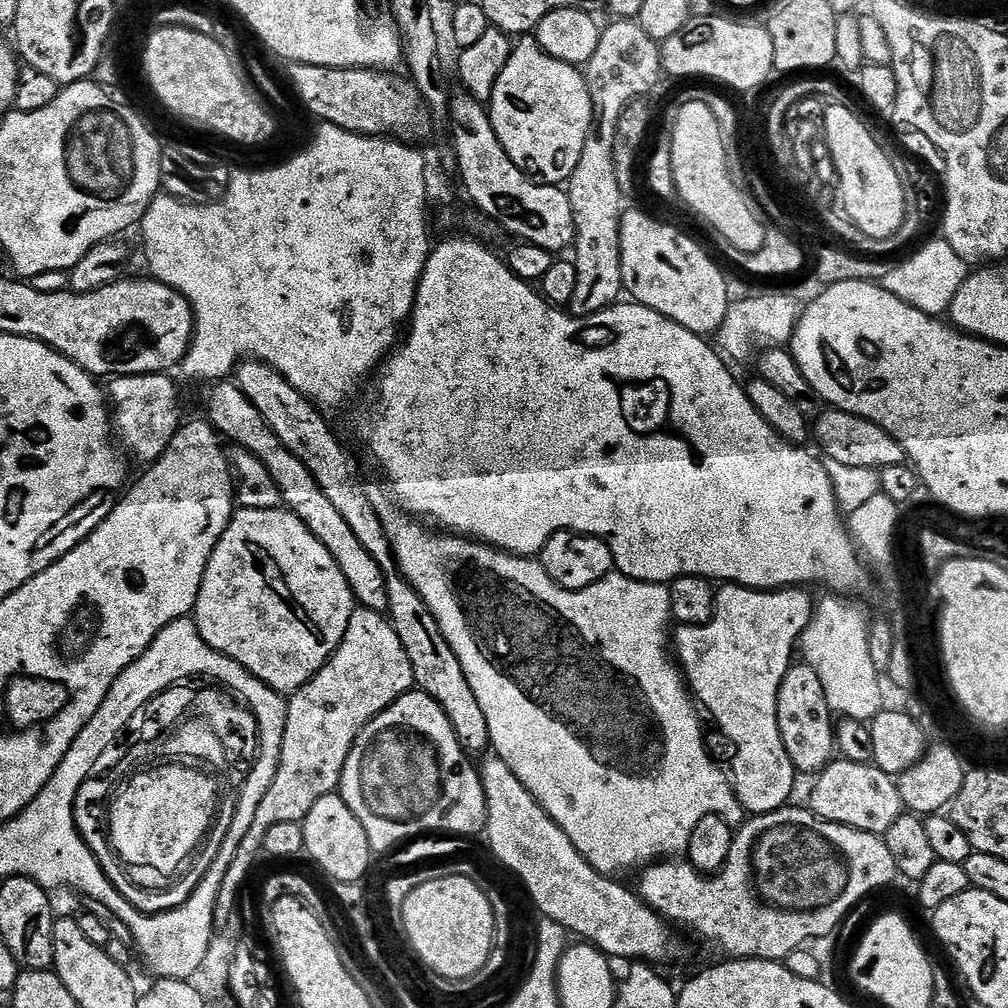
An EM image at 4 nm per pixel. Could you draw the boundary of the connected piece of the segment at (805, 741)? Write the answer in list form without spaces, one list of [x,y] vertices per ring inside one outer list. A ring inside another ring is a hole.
[[[796,662],[789,668],[778,690],[776,713],[780,737],[783,738],[787,753],[790,754],[790,762],[796,767],[797,773],[823,772],[833,759],[837,733],[834,731],[834,713],[828,706],[822,681],[811,665]]]

